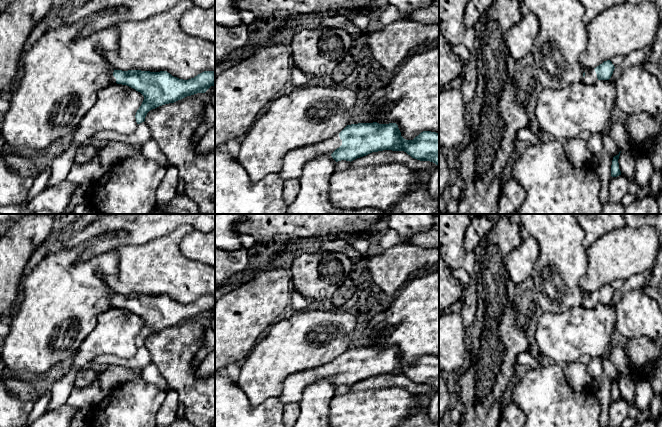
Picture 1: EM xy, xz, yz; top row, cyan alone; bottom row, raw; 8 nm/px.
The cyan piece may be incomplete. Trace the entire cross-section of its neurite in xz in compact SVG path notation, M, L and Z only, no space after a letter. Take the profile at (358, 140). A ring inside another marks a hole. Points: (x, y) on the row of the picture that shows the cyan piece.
M396 123L347 125L327 141L289 151L278 174L284 181L299 179L305 164L324 154L330 154L336 162L351 162L383 150L404 151L414 159L439 165L439 133L423 131L413 140L406 140Z

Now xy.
M111 70L110 83L127 85L144 96L136 112L137 124L145 121L147 113L159 106L174 103L187 96L205 93L215 86L215 71L204 71L194 78L183 80L167 71Z

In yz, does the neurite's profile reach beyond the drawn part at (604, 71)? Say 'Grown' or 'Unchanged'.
Grown

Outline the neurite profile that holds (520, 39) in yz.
M524 5L521 6L521 10L519 22L511 27L505 38L509 52L515 61L522 60L532 53L540 29L537 17Z

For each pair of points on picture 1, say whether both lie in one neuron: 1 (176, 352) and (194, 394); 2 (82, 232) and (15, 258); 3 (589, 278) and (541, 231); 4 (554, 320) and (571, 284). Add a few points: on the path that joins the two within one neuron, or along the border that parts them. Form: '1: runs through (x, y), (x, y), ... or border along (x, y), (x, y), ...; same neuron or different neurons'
1: runs through (176, 362), (177, 370), (186, 384); same neuron
2: border along (51, 229), (49, 234), (38, 245); different neurons
3: border along (585, 250), (587, 271), (579, 282), (583, 292); different neurons
4: border along (581, 306), (572, 306), (559, 312), (542, 313); different neurons

